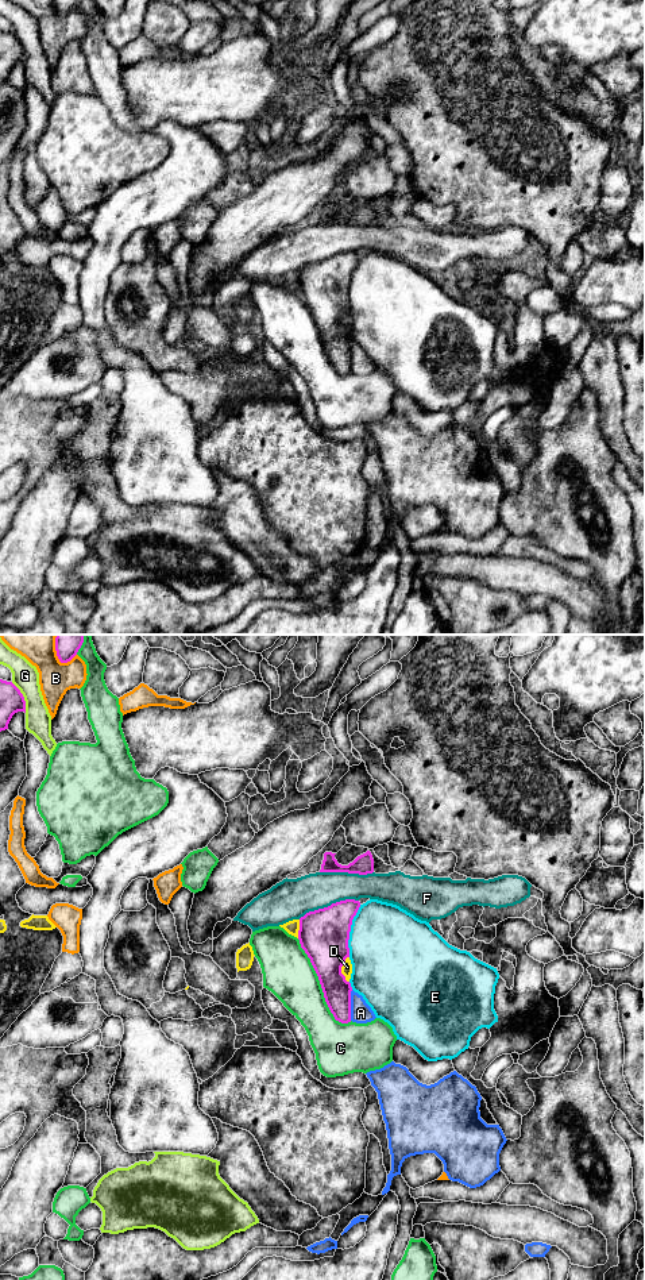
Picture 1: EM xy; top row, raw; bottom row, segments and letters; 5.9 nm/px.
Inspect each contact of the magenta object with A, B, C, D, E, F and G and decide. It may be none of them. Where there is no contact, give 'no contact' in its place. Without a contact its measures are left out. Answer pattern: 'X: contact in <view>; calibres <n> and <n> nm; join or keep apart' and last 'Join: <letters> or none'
A: contact in xy; calibres 160 and 130 nm; keep apart
B: contact in xy; calibres 90 and 200 nm; keep apart
C: contact in xy; calibres 260 and 300 nm; keep apart
D: contact in xy; calibres 300 and 60 nm; keep apart
E: contact in xy; calibres 300 and 460 nm; keep apart
F: contact in xy; calibres 300 and 240 nm; keep apart
G: contact in xy; calibres 140 and 160 nm; keep apart
Join: none

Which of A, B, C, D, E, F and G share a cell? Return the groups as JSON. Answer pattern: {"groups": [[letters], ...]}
{"groups": [["A"], ["B"], ["C"], ["D"], ["E"], ["F"], ["G"]]}

